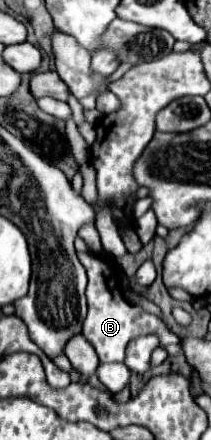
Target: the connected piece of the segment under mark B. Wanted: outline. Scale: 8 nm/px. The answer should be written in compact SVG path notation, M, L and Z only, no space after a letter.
M79 252L77 256L79 256L79 260L85 260L85 270L89 276L89 284L87 284L85 292L88 312L85 322L83 322L83 336L87 338L87 342L91 342L91 346L95 348L95 352L103 364L123 362L127 344L133 338L143 336L143 334L155 334L163 348L169 344L181 342L181 338L177 334L173 334L159 318L143 312L141 308L137 308L127 301L121 286L121 274L115 268L111 268L103 258L95 256L93 252Z

